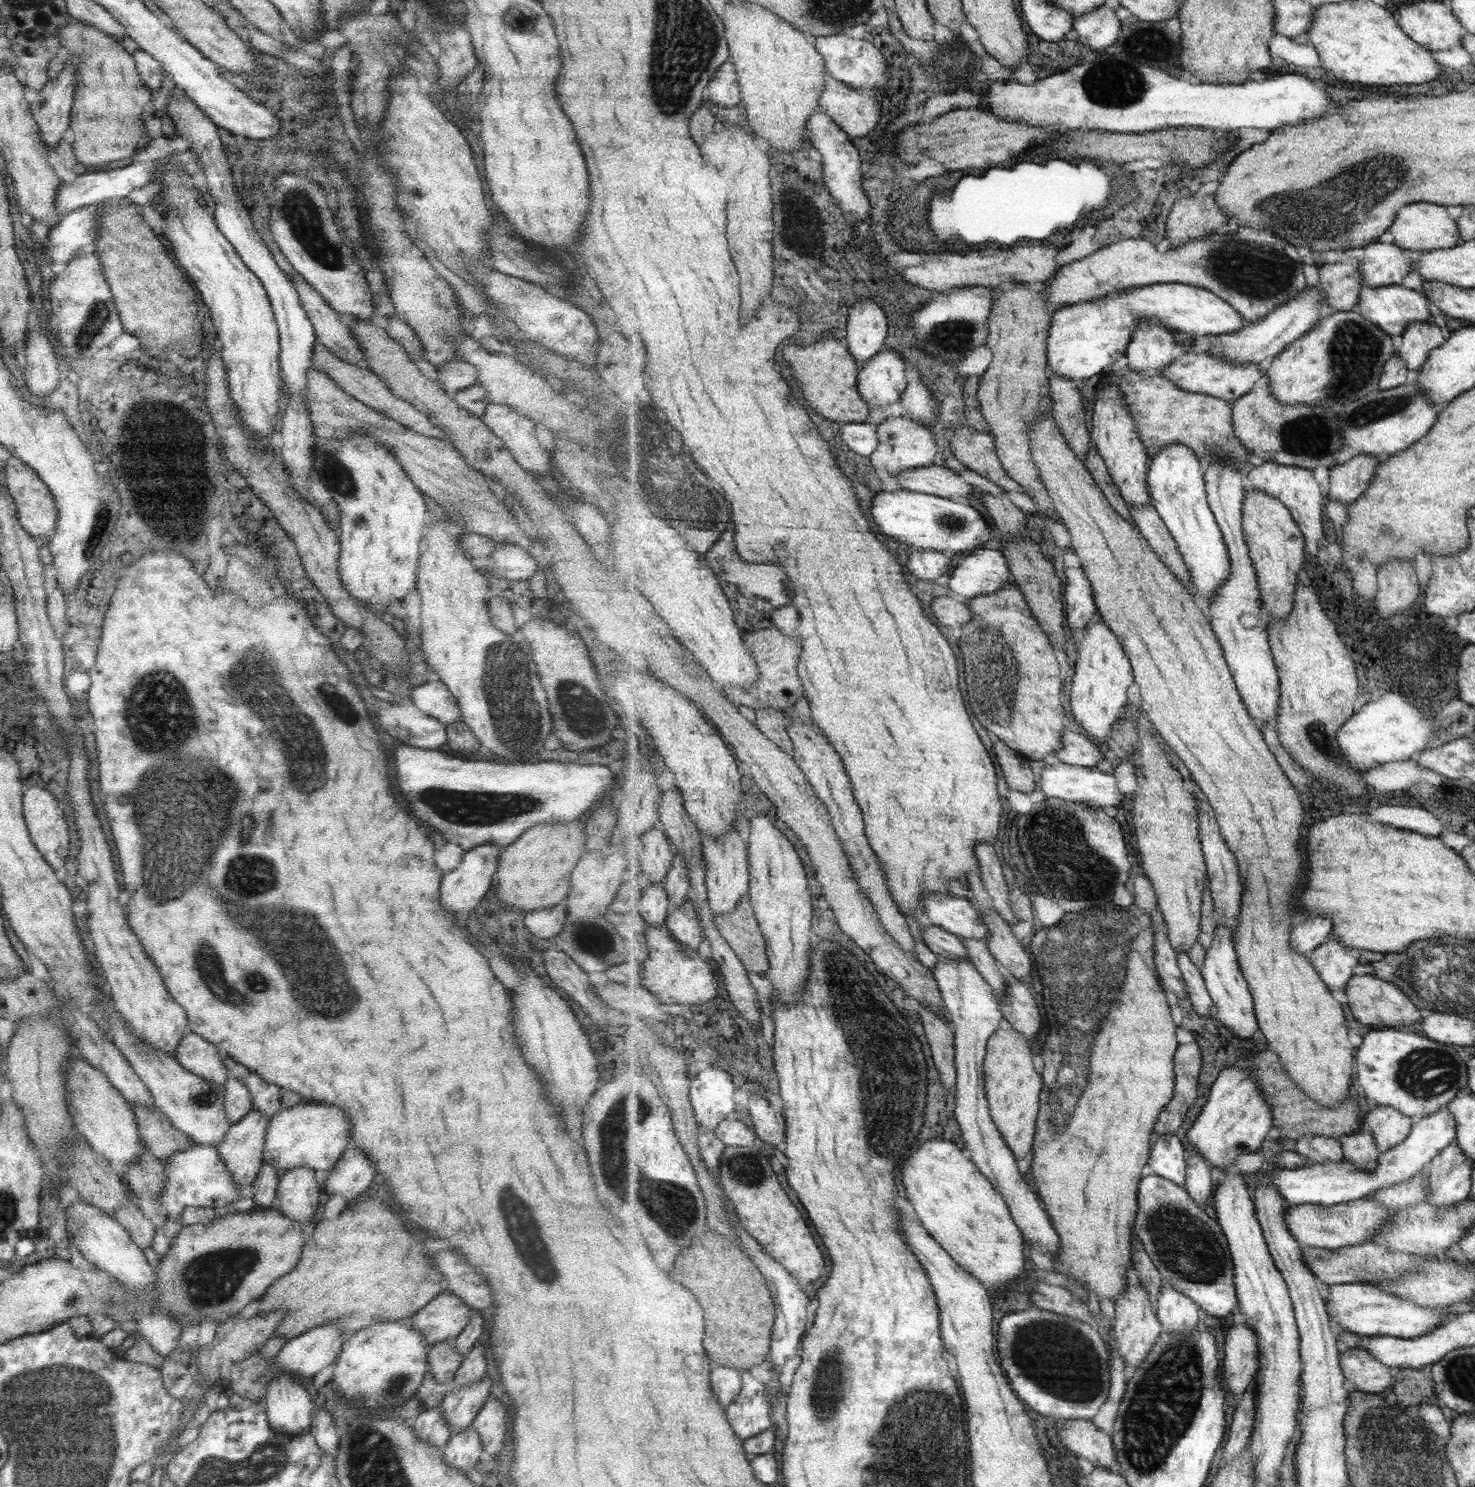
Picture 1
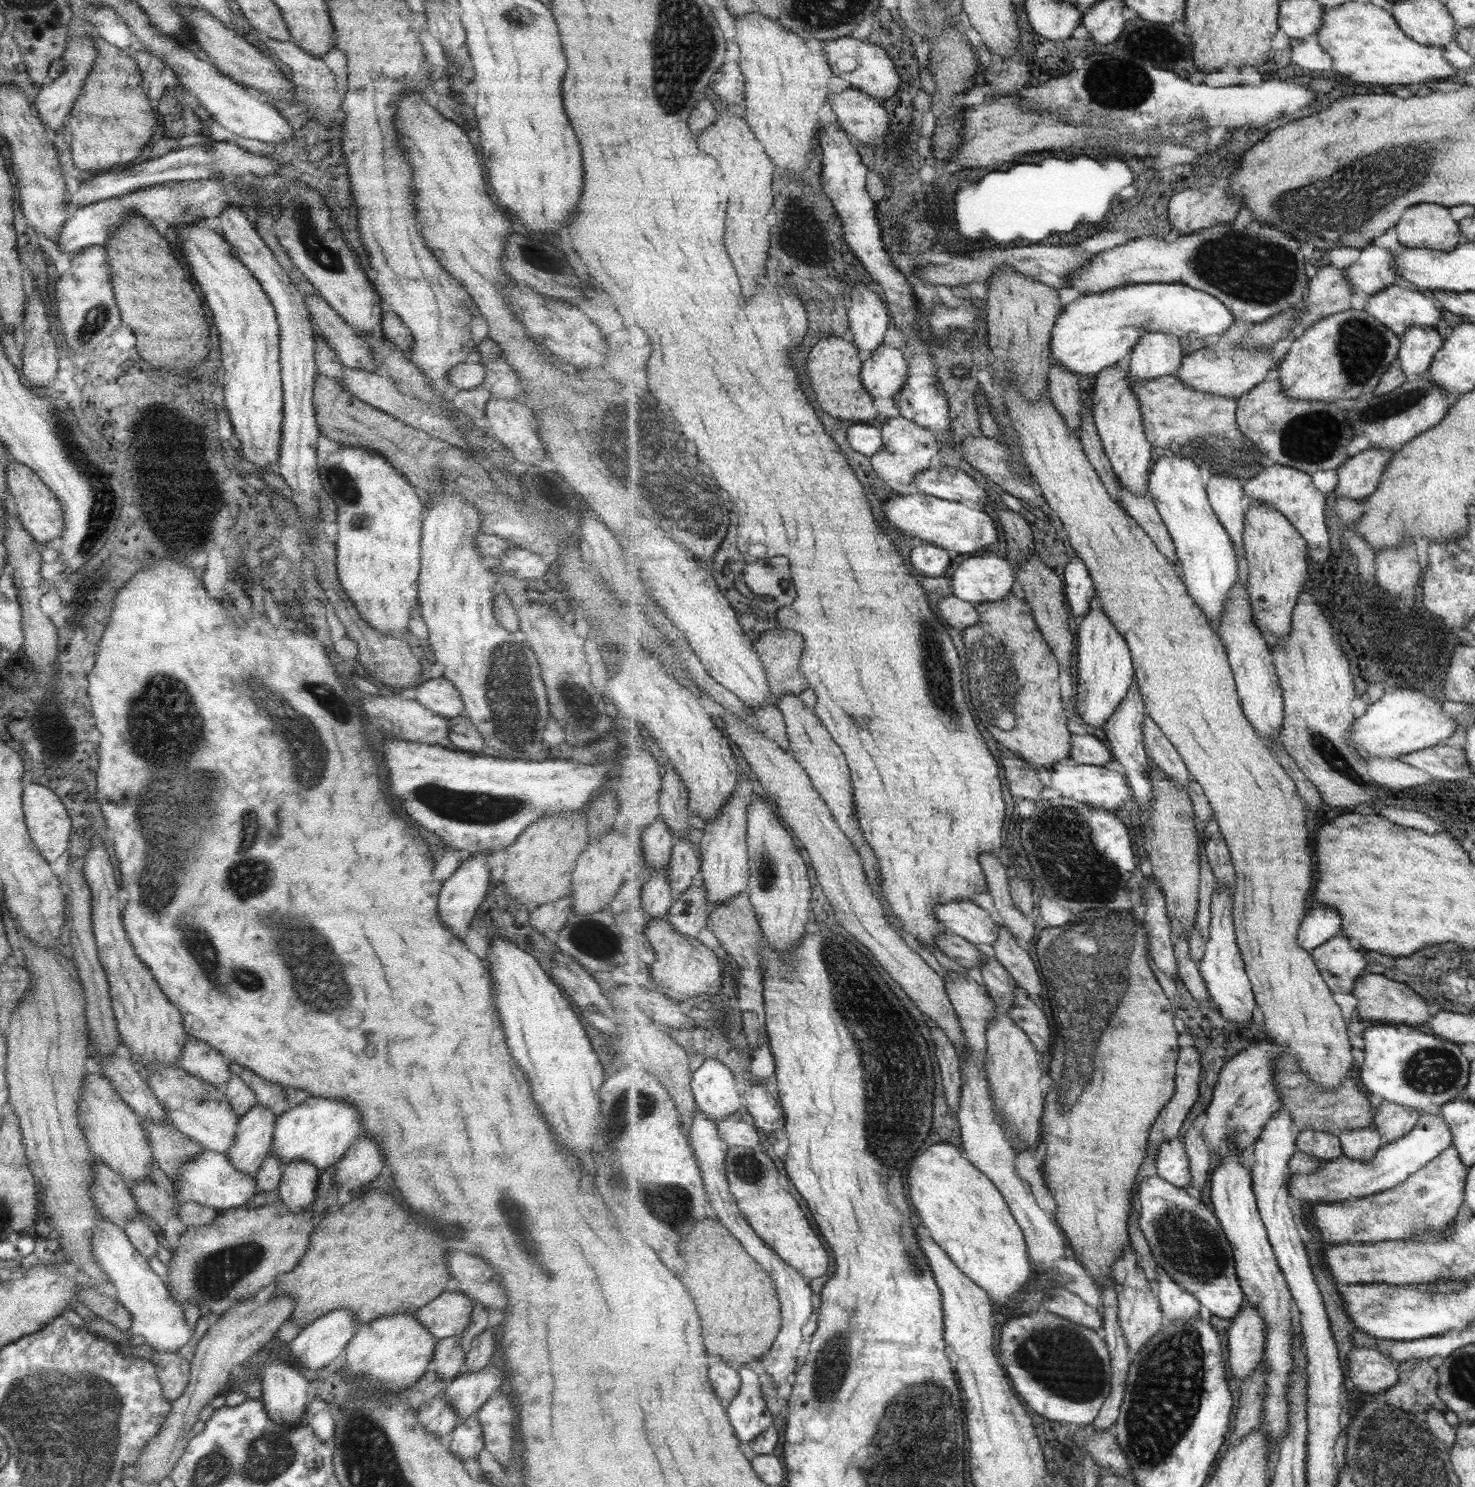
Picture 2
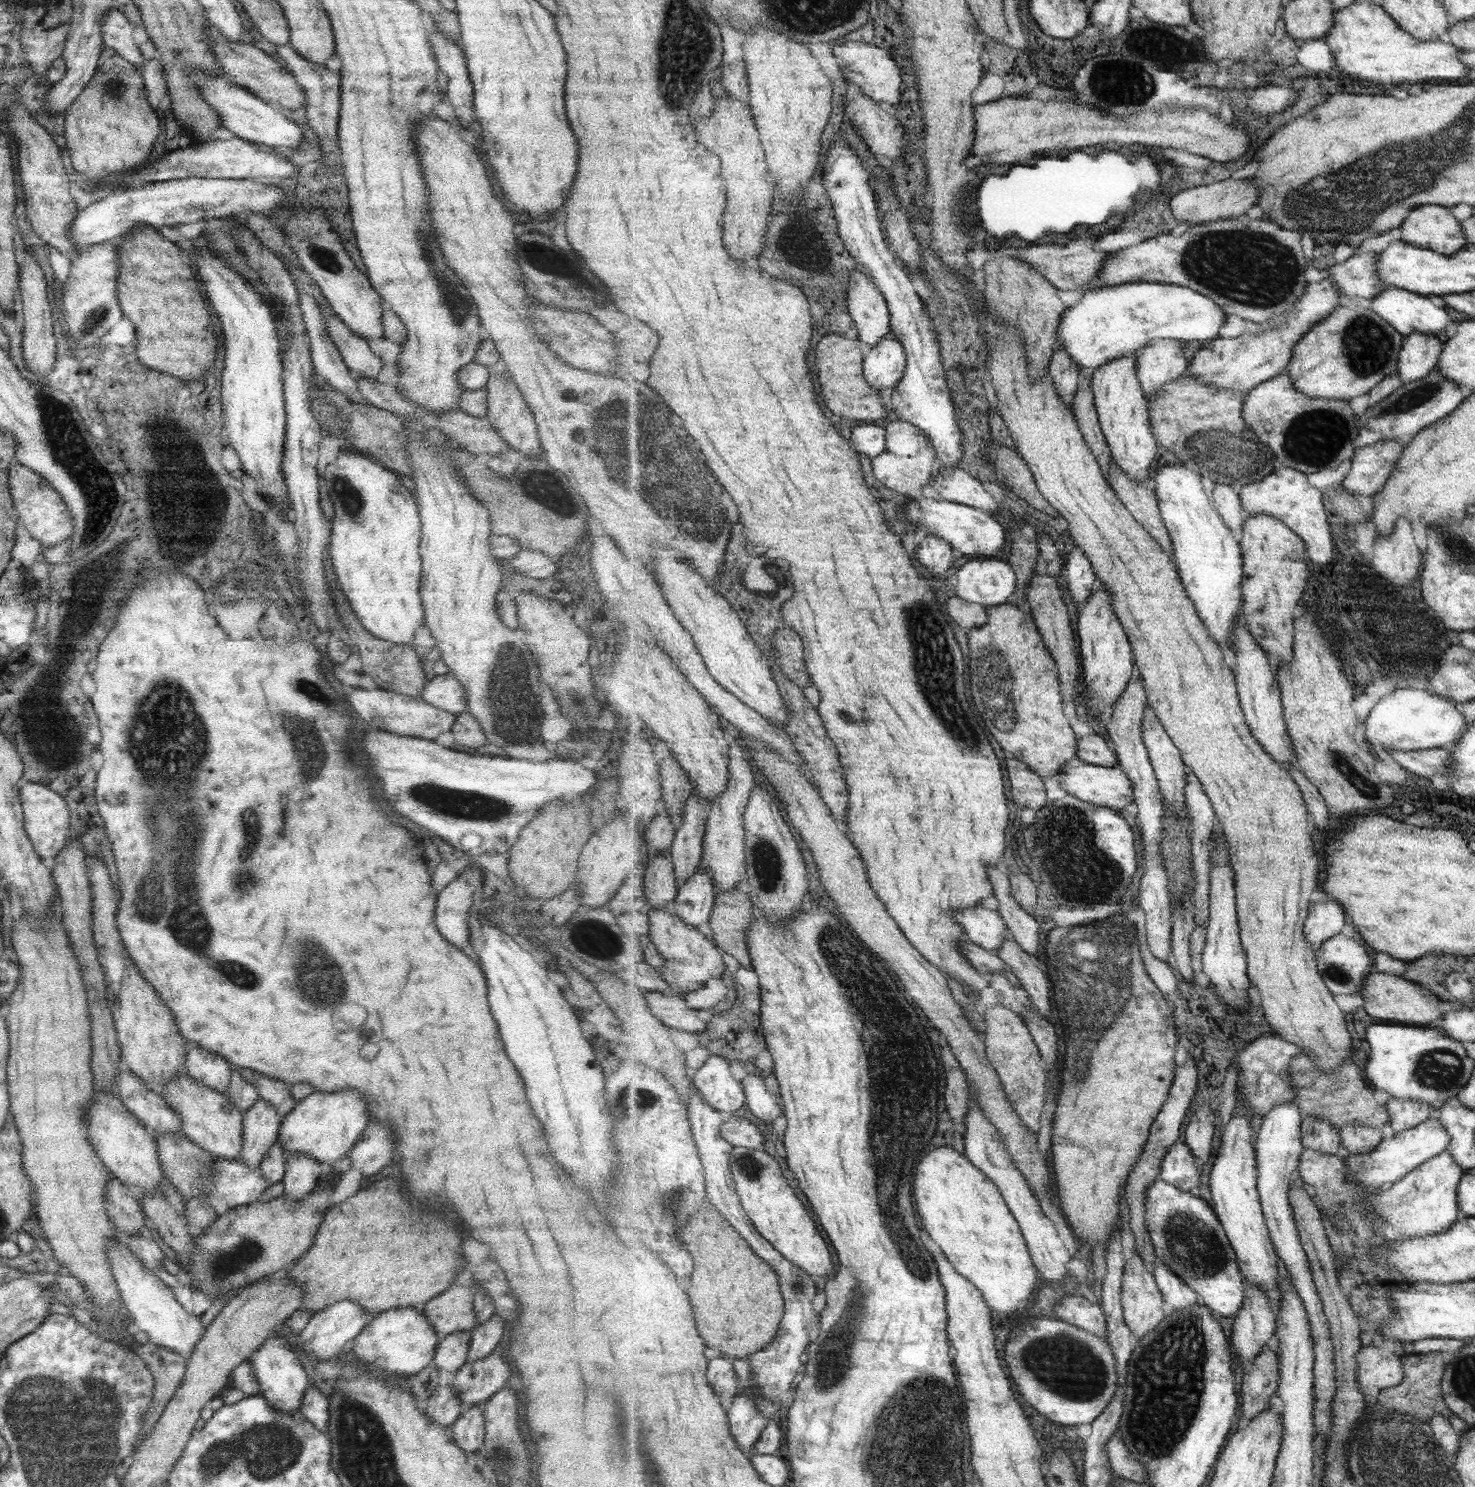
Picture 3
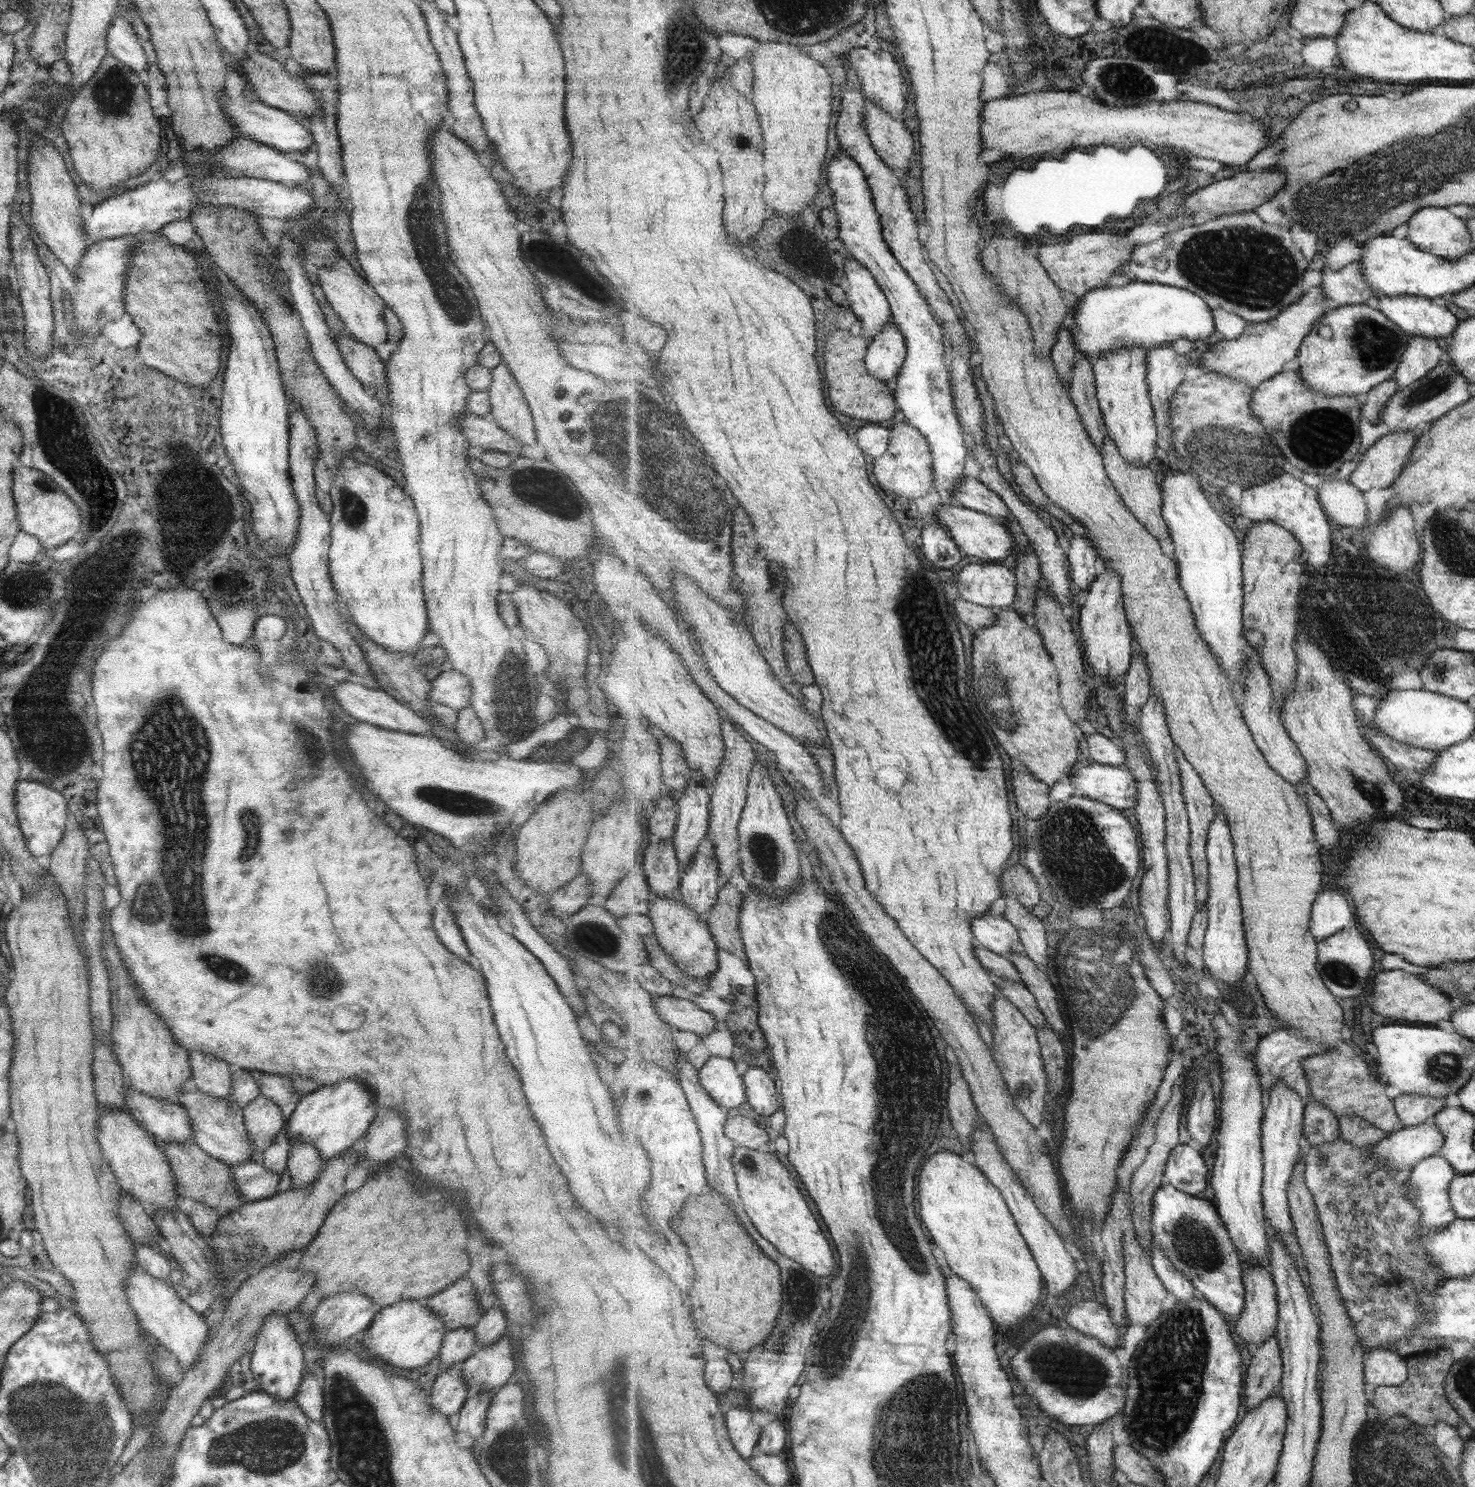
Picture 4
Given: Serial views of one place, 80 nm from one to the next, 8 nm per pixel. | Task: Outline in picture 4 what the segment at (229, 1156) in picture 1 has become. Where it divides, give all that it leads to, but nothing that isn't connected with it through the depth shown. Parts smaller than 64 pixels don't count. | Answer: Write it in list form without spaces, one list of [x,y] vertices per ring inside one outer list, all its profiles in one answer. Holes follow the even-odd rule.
[[[259,1095],[242,1108],[242,1121],[252,1146],[250,1160],[261,1163],[262,1152],[279,1130],[284,1128],[285,1119],[275,1103]]]

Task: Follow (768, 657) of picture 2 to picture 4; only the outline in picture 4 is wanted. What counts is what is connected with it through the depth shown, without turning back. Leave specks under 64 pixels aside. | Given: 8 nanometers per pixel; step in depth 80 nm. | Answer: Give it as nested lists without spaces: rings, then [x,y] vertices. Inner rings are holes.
[[[792,623],[784,628],[784,651],[793,678],[802,685],[816,684],[815,674],[808,661],[808,651],[800,630]]]

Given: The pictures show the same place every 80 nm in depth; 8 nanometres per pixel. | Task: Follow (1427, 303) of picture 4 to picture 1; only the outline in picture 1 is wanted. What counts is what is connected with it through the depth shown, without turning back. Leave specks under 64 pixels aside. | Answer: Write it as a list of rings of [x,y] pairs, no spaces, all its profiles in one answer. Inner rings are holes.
[[[1364,285],[1359,301],[1355,305],[1355,312],[1365,315],[1373,324],[1382,328],[1387,334],[1392,336],[1402,336],[1409,325],[1416,322],[1433,322],[1431,312],[1429,312],[1429,299],[1427,295],[1416,292],[1402,285],[1391,285],[1384,287],[1372,287]]]

